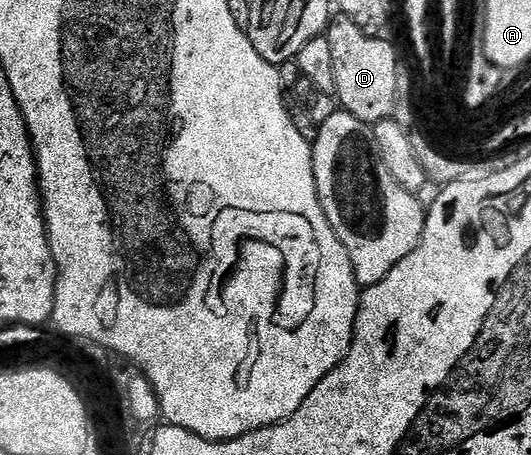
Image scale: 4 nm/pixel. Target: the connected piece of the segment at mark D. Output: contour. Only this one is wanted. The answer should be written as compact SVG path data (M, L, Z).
M344 16L338 17L330 25L327 31L327 37L331 40L331 53L335 59L335 97L343 107L344 113L354 114L359 120L370 124L376 124L384 118L394 117L398 109L398 97L402 93L401 74L397 71L397 50L376 33L359 28L351 18Z

